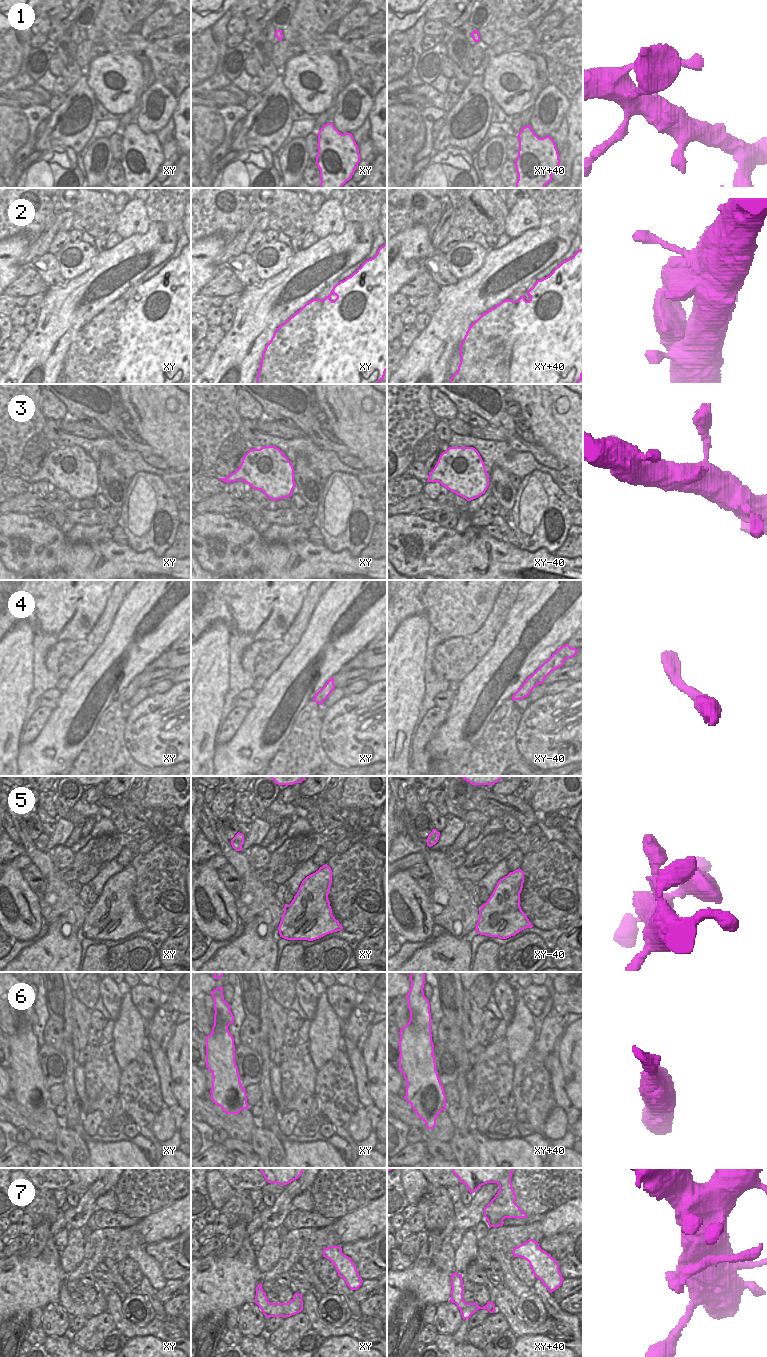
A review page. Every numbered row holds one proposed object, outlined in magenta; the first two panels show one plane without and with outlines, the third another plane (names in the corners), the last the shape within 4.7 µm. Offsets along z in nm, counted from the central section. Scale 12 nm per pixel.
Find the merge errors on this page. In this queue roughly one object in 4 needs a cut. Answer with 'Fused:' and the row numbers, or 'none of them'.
Fused: 2, 7

